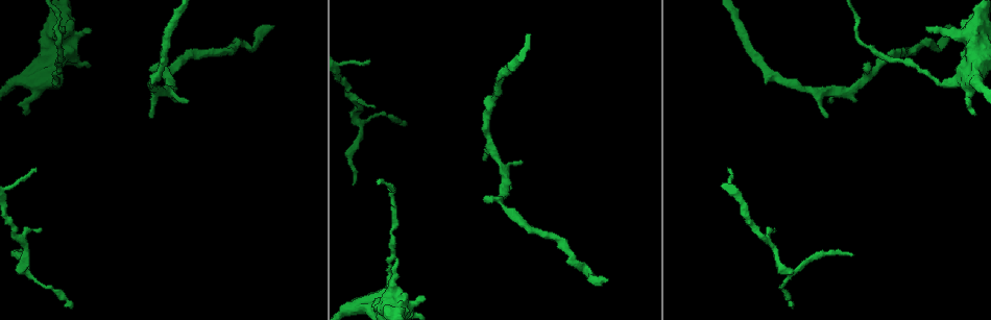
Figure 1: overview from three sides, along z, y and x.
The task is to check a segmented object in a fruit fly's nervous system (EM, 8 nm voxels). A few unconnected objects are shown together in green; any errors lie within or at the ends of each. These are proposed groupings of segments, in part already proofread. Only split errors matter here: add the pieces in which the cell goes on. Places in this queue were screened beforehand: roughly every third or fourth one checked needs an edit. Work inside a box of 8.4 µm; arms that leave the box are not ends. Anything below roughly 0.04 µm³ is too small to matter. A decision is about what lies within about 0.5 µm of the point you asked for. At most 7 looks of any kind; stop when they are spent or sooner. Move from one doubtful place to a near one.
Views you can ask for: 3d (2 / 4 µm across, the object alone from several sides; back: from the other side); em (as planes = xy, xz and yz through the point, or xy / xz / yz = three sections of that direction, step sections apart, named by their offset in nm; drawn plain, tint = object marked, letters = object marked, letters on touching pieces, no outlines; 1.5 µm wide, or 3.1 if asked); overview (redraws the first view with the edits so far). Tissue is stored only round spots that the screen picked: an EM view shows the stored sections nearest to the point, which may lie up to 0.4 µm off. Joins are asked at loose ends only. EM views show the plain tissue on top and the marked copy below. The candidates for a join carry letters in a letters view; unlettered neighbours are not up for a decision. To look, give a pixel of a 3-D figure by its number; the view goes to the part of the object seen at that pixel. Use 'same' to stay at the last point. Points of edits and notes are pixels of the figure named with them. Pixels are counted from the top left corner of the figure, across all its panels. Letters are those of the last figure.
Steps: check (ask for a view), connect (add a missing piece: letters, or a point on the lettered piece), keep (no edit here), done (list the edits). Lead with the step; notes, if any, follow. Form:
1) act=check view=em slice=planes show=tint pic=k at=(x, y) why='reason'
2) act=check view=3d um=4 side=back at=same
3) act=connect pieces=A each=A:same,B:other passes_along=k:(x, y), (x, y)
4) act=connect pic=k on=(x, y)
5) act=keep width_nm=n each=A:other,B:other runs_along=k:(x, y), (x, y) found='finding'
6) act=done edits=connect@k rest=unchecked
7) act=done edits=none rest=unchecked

act=check view=em slice=planes show=letters pic=1 at=(849, 254) why='an open end'

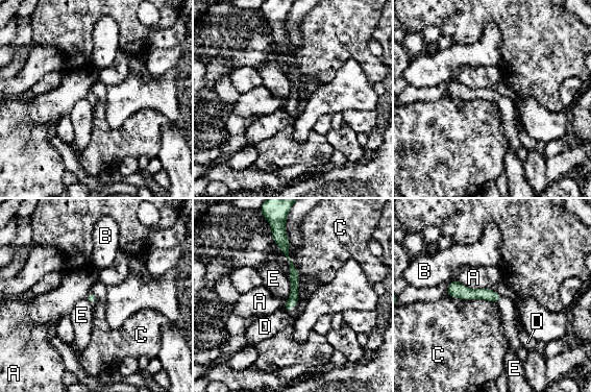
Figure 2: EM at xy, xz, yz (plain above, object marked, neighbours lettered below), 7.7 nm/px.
act=keep width_nm=70 each=A:other,B:other,C:other,D:other,E:other runs_along=2:(281, 237), (293, 270), (288, 309) found='no lettered piece goes on from it'

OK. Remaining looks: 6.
act=check view=em slice=planes show=letters pic=1 at=(974, 114) why='an open end'

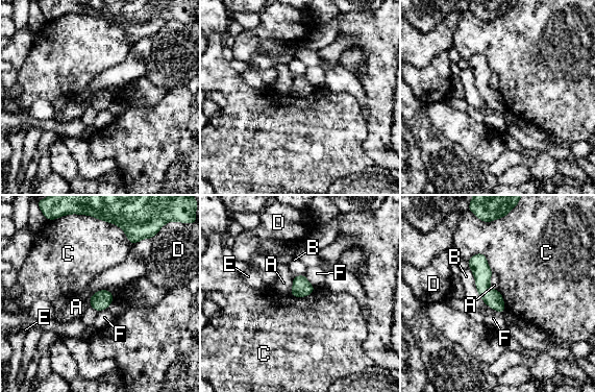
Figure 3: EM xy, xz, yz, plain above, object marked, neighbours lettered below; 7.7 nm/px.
act=keep width_nm=140 each=A:other,B:other,C:other,D:other,E:other,F:other border=3:(468, 259), (482, 253), (493, 272) found='no lettered piece goes on from it'

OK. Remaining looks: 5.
act=check view=3d um=2 pic=1 at=(271, 28) why='end of a long branch'

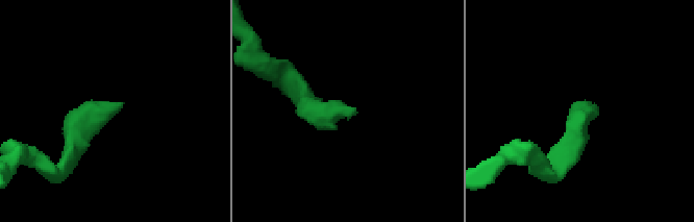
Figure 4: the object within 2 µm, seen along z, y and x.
act=check view=em slice=planes show=letters pic=4 at=(351, 116)

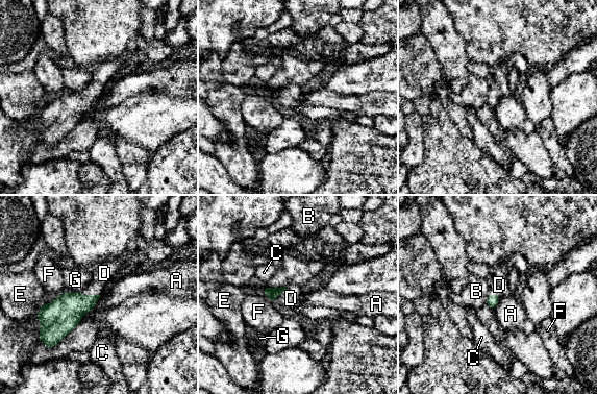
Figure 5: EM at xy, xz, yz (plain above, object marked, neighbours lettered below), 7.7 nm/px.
act=connect pieces=D each=A:other,B:other,C:other,D:same,E:other,F:other,G:other passes_along=5:(64, 314), (90, 295), (104, 273) found='it goes on there'

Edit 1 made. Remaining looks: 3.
act=done edits=connect@5 rest=unchecked

